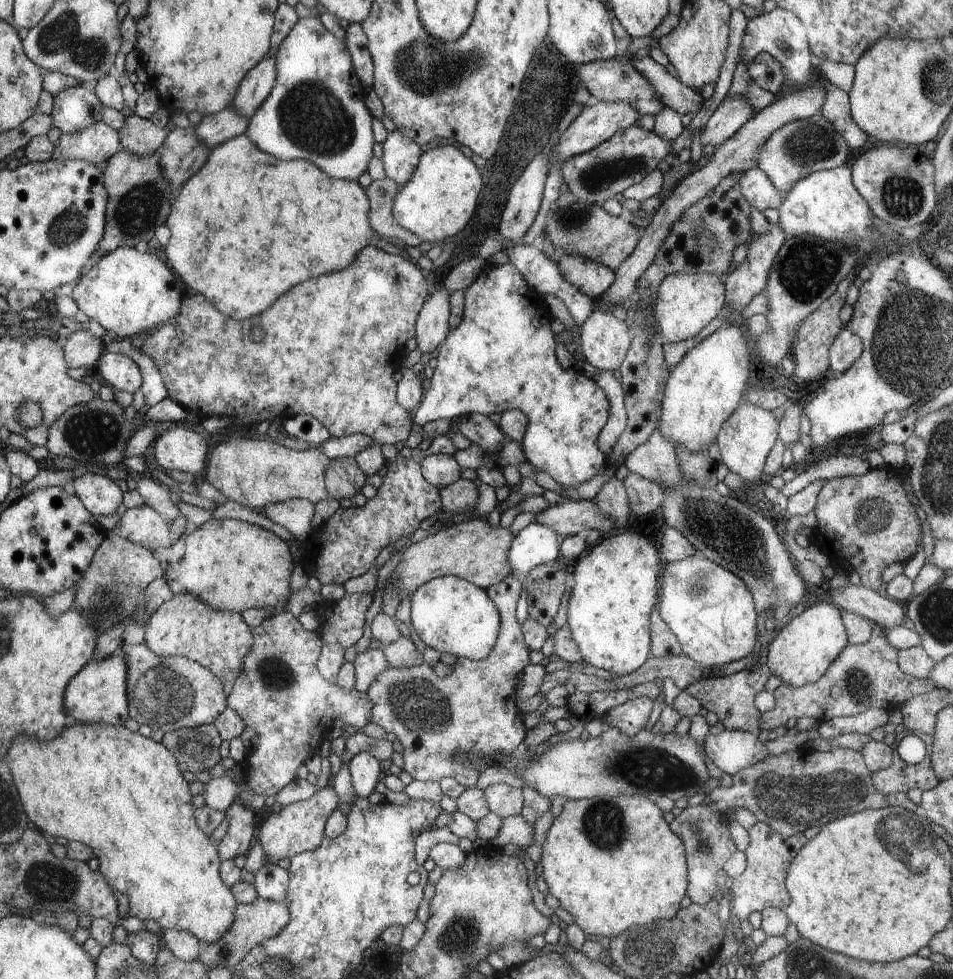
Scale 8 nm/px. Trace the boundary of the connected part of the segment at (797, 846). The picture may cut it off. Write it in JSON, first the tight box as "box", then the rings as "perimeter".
{"box":[727,821,809,921],"perimeter":[[[758,821],[748,832],[750,842],[748,848],[743,850],[747,858],[746,868],[729,882],[727,890],[731,900],[731,915],[738,921],[748,920],[748,916],[756,910],[761,912],[764,908],[772,907],[783,909],[790,904],[790,896],[785,887],[786,870],[809,841],[803,833],[784,838],[762,821]]]}

